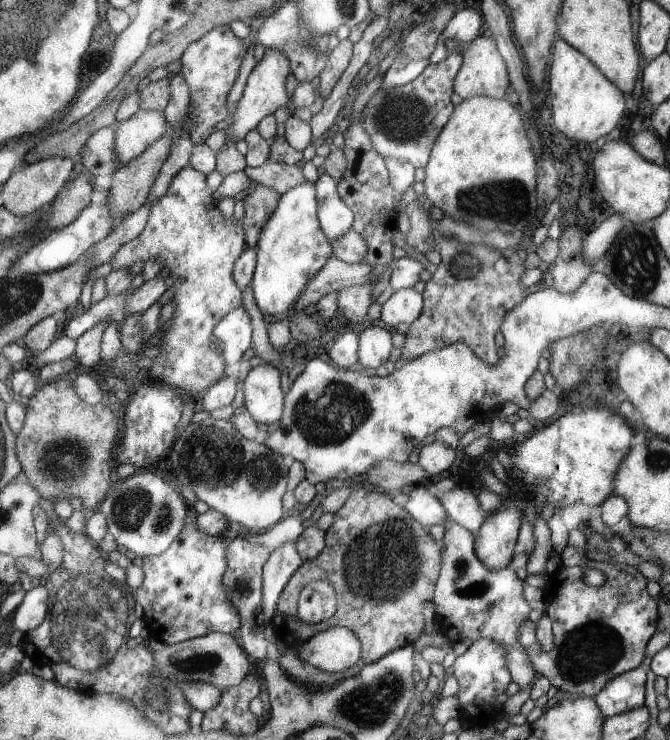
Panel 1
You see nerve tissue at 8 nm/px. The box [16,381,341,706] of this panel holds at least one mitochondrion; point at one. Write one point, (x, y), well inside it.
(89, 621)

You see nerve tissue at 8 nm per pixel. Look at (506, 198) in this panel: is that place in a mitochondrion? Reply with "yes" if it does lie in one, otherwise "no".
yes

